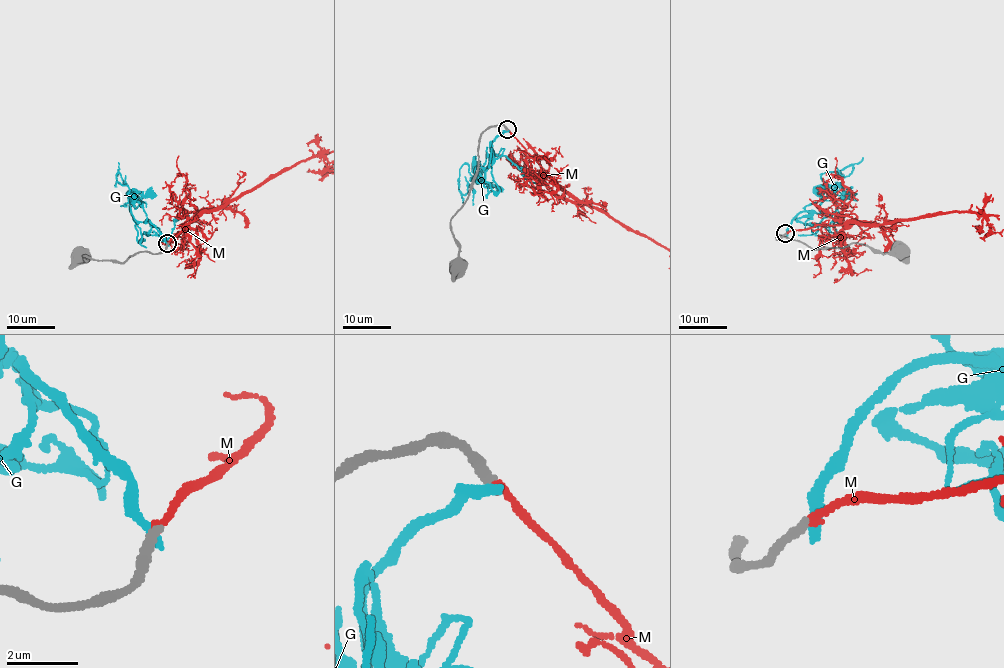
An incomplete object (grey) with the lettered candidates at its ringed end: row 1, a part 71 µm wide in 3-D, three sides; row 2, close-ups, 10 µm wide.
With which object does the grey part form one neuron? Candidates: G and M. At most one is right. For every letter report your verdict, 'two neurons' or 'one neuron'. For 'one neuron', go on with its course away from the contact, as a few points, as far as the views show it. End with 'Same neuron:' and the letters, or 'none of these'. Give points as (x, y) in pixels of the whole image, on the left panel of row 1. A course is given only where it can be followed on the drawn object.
G: two neurons
M: one neuron
Same neuron: M

